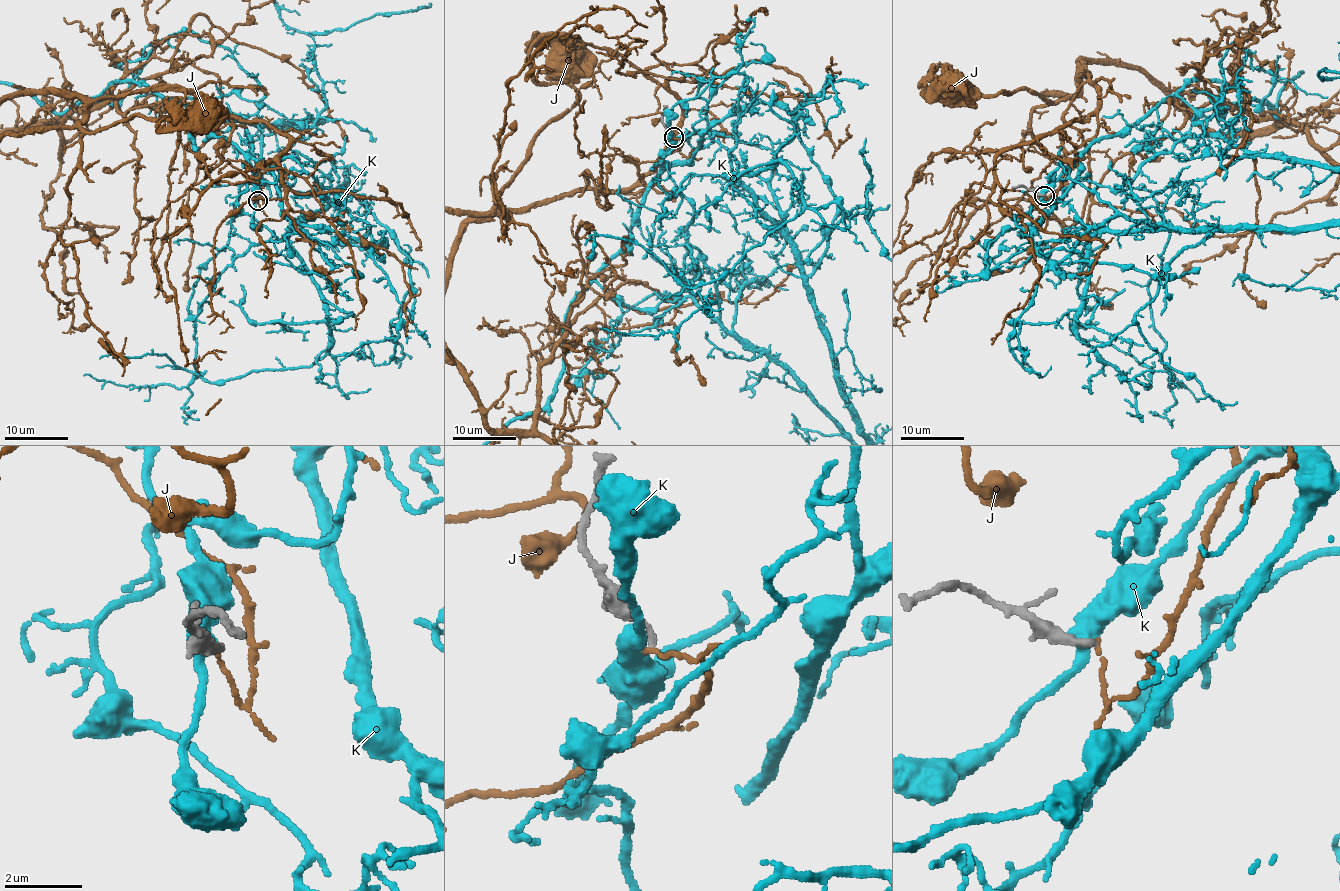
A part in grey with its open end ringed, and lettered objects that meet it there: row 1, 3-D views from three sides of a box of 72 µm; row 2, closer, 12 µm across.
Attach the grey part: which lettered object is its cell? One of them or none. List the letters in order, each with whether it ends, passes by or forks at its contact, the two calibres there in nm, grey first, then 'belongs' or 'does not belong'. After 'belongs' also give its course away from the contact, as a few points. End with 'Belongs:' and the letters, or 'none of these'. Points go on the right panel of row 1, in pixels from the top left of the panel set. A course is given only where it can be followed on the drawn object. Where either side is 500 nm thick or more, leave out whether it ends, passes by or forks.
J: it ends; calibres 200 and 110 nm; does not belong
K: it passes by; calibres 320 and 440 nm; does not belong
Belongs: none of these

